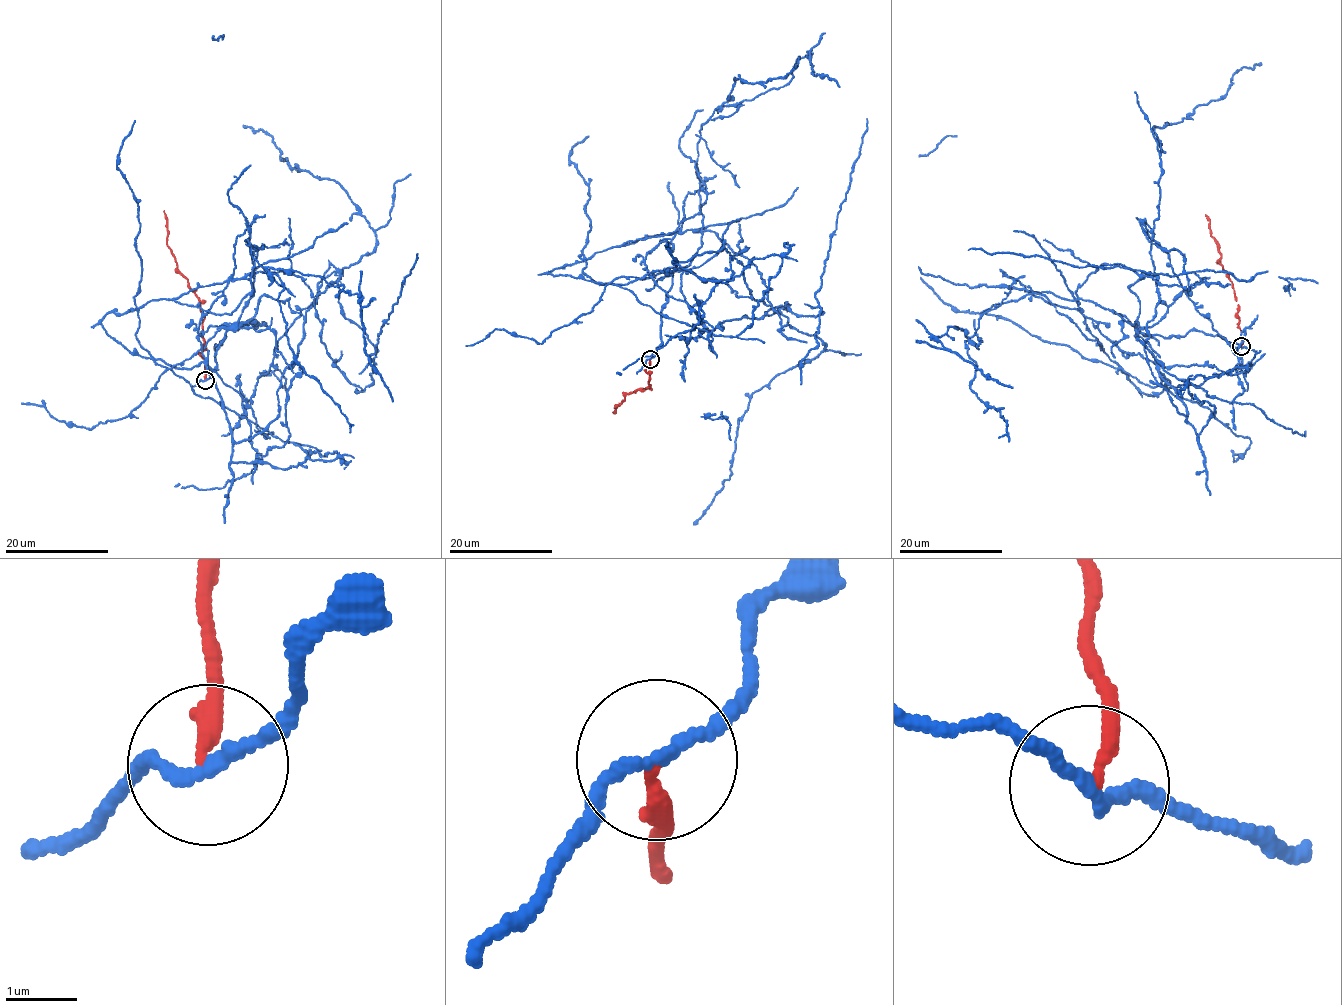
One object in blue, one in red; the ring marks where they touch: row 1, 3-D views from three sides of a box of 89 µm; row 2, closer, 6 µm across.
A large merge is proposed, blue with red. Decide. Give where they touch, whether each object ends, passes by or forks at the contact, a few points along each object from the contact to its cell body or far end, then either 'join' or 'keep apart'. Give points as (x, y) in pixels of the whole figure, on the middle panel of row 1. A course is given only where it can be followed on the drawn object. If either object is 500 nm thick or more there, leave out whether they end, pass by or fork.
place (650, 359); blue passes by; red ends; course blue (649, 359), (702, 231), (622, 245), (700, 213), (704, 123), (783, 87), (807, 54), (839, 87); course red (649, 359), (650, 369), (646, 372), (651, 387), (624, 397), (620, 406), (615, 405), (613, 413); keep apart

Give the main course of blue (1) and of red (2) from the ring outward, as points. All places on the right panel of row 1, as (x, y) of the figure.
1: (1241, 347), (1139, 333), (1079, 299), (1101, 350), (1035, 293), (994, 304), (975, 335), (933, 337), (1013, 387)
2: (1241, 347), (1237, 325), (1238, 305), (1233, 285), (1221, 264), (1218, 243), (1211, 235), (1209, 218), (1205, 214)

